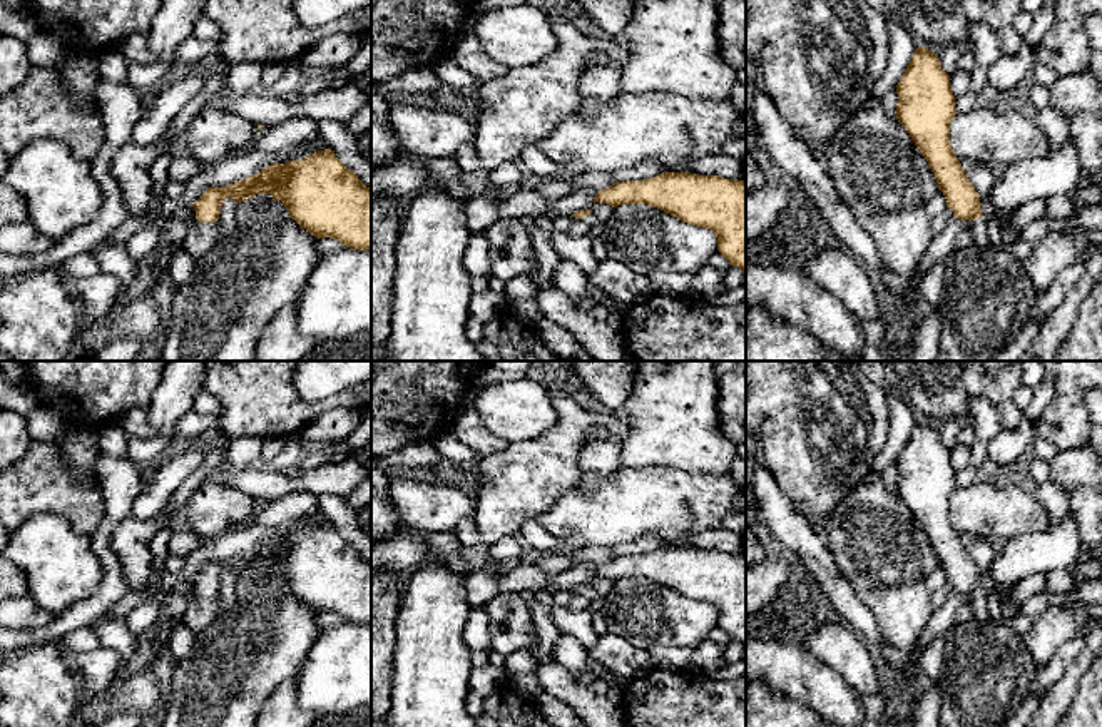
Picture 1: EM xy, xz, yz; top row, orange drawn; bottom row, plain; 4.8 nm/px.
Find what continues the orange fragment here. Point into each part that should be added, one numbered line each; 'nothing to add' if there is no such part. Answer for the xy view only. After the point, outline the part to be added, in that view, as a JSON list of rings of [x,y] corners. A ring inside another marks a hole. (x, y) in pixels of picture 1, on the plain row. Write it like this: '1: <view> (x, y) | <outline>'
1: xy (203, 614) | [[[219,595],[199,597],[199,600],[184,612],[181,620],[197,635],[217,620],[219,608]]]

